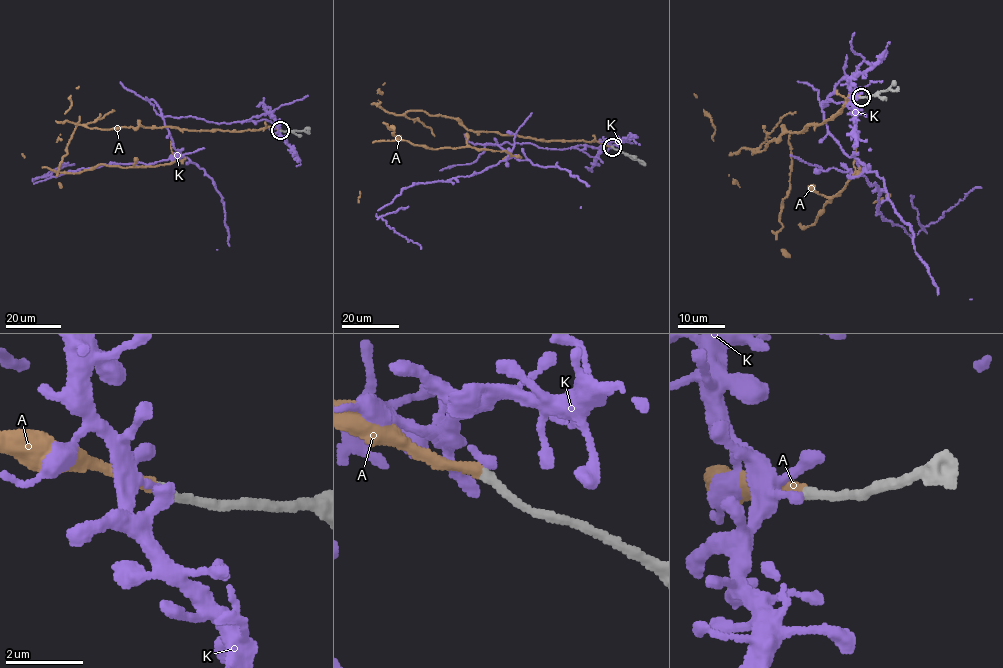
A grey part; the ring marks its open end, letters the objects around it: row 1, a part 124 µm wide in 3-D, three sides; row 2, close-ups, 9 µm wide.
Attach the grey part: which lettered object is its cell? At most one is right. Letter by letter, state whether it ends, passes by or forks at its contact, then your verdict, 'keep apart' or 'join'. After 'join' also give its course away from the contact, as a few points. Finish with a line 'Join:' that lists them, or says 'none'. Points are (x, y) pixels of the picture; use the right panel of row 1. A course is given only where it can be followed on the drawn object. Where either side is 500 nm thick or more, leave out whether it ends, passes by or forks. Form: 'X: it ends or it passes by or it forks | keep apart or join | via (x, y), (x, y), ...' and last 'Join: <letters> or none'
A: it ends | join
K: it ends | keep apart
Join: A

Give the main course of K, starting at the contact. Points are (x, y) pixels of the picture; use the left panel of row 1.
K: (280, 130), (270, 113), (230, 123), (164, 116), (178, 150), (168, 159), (112, 163), (32, 180), (74, 164)

